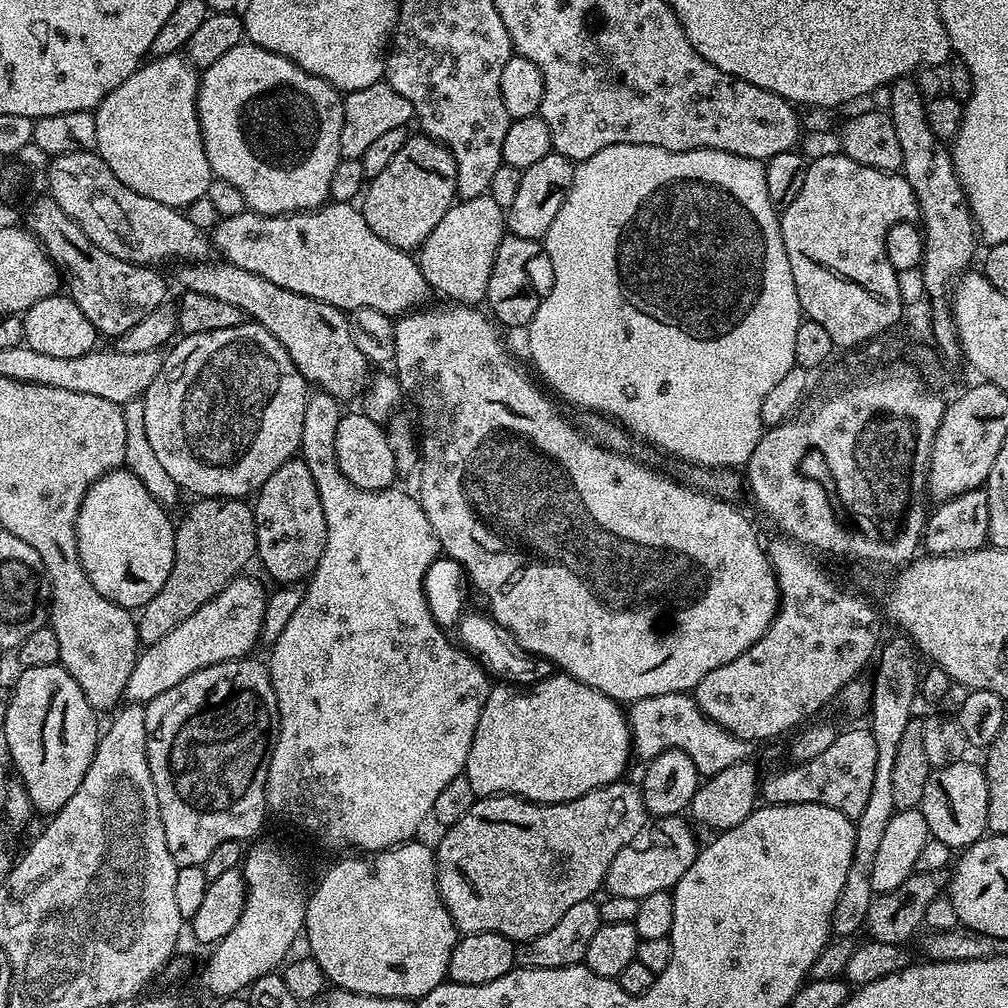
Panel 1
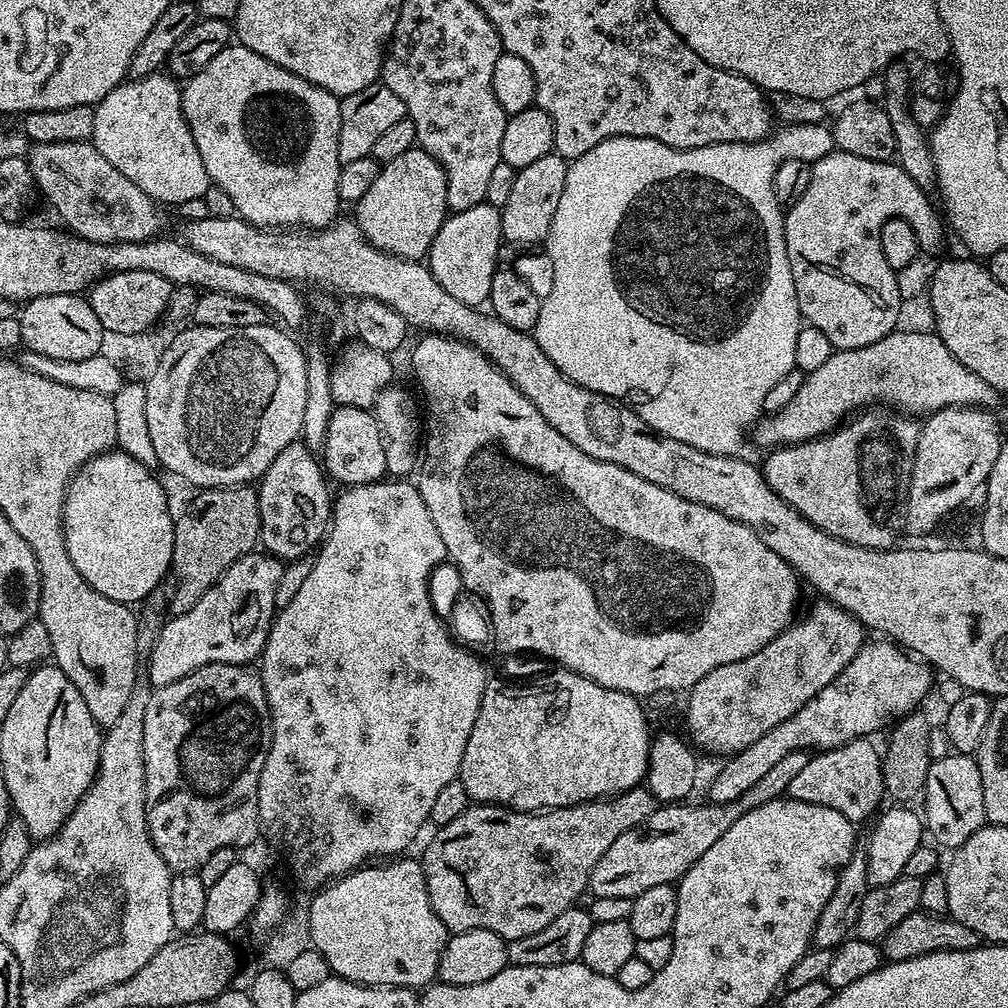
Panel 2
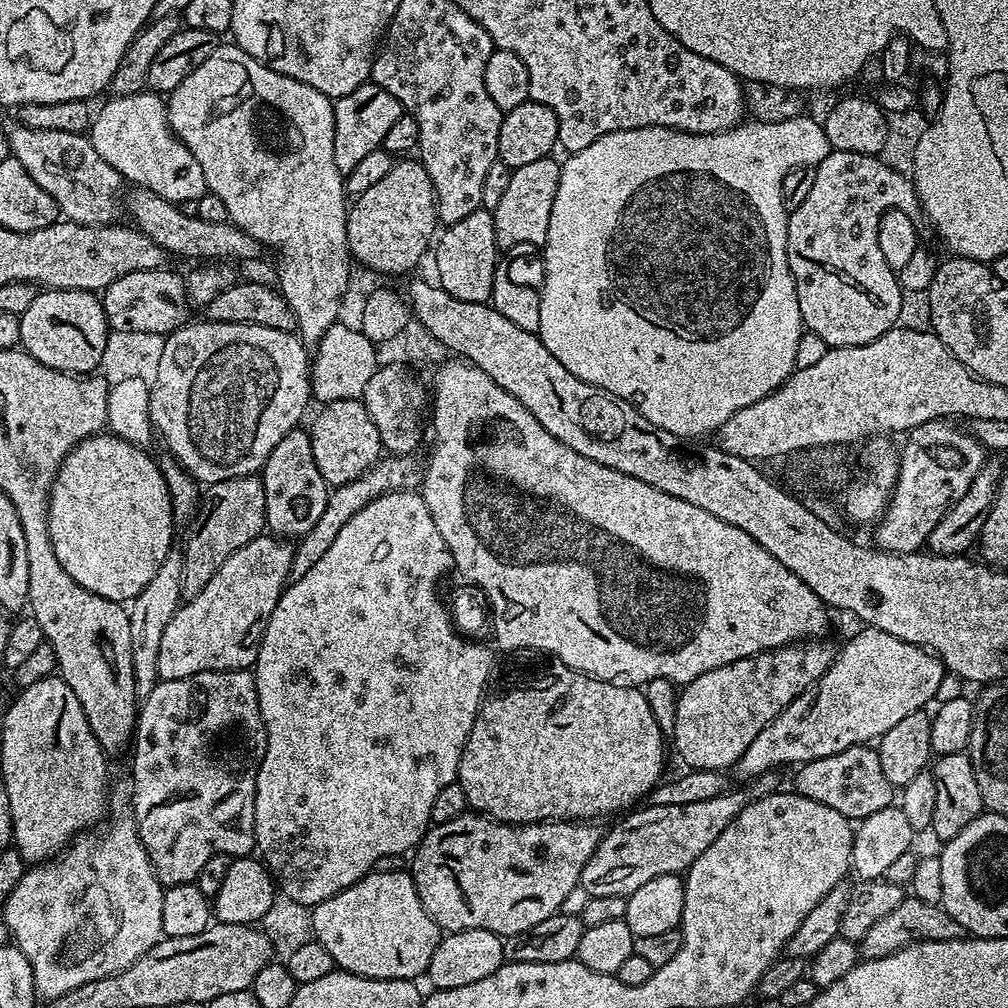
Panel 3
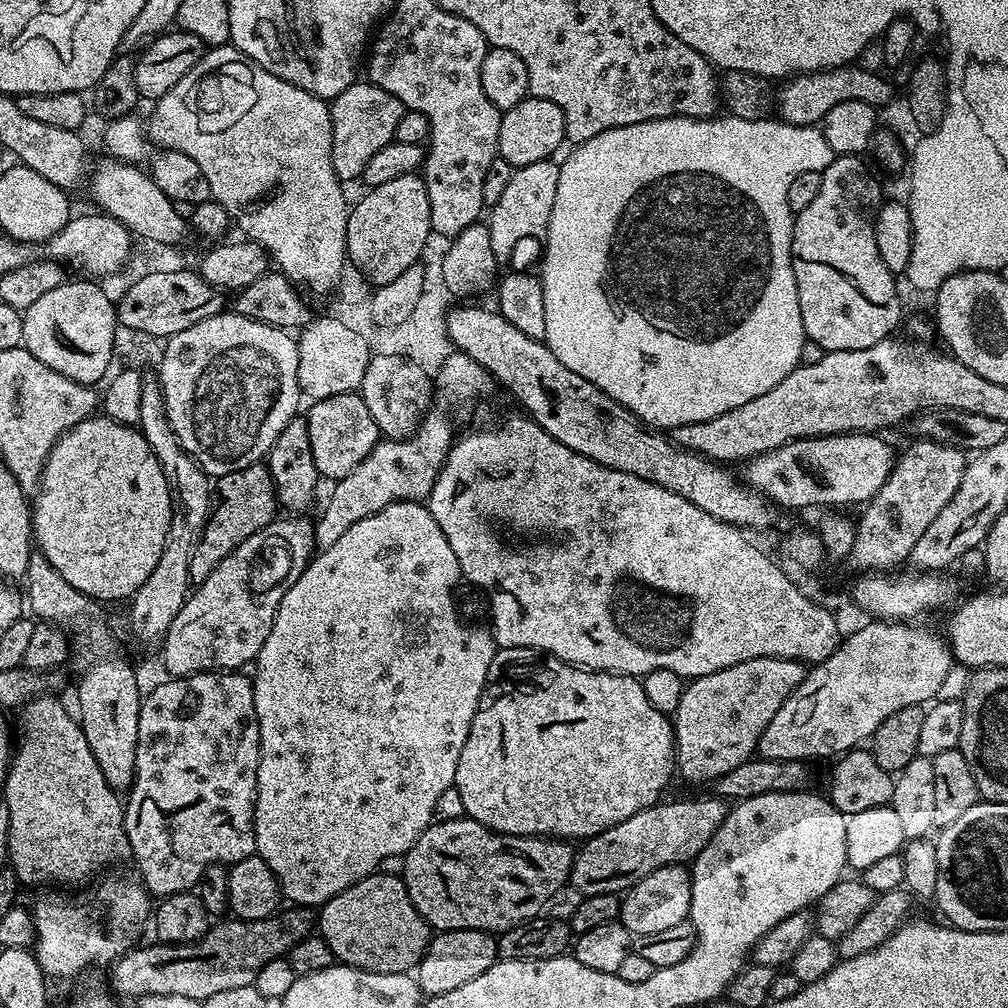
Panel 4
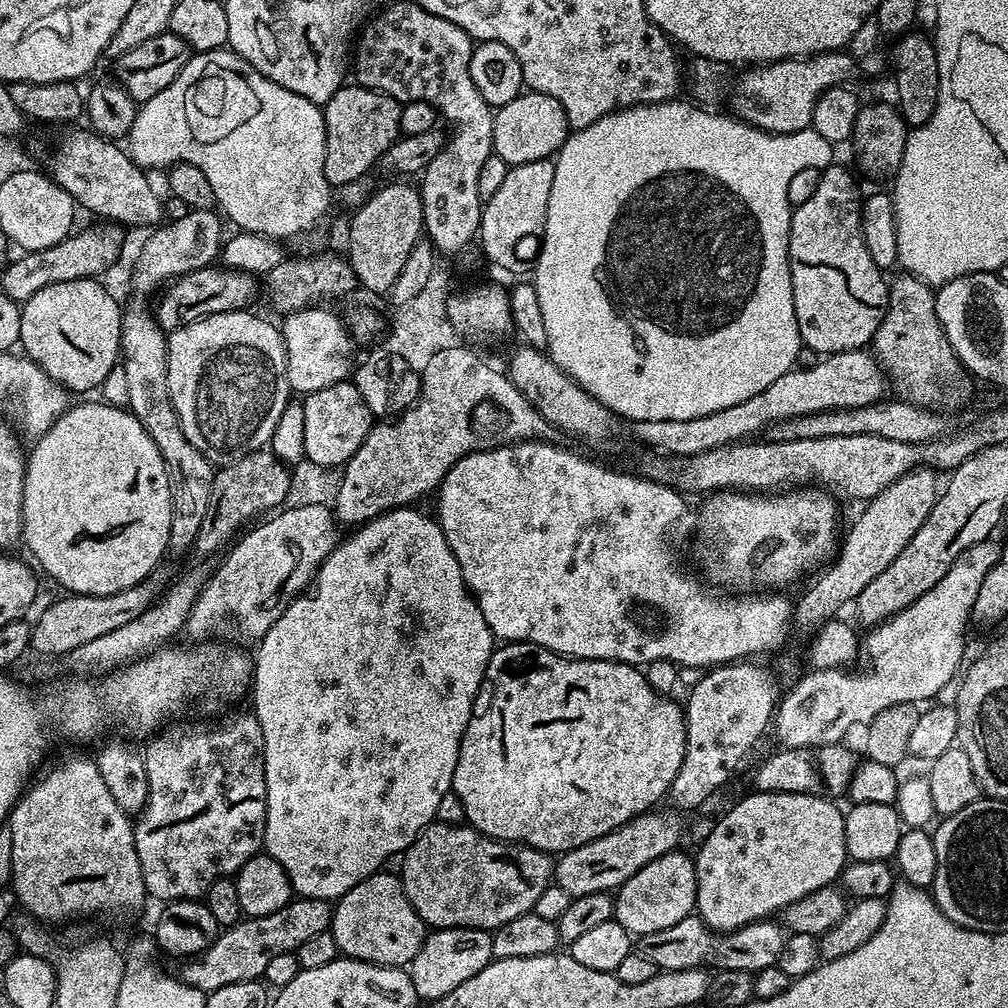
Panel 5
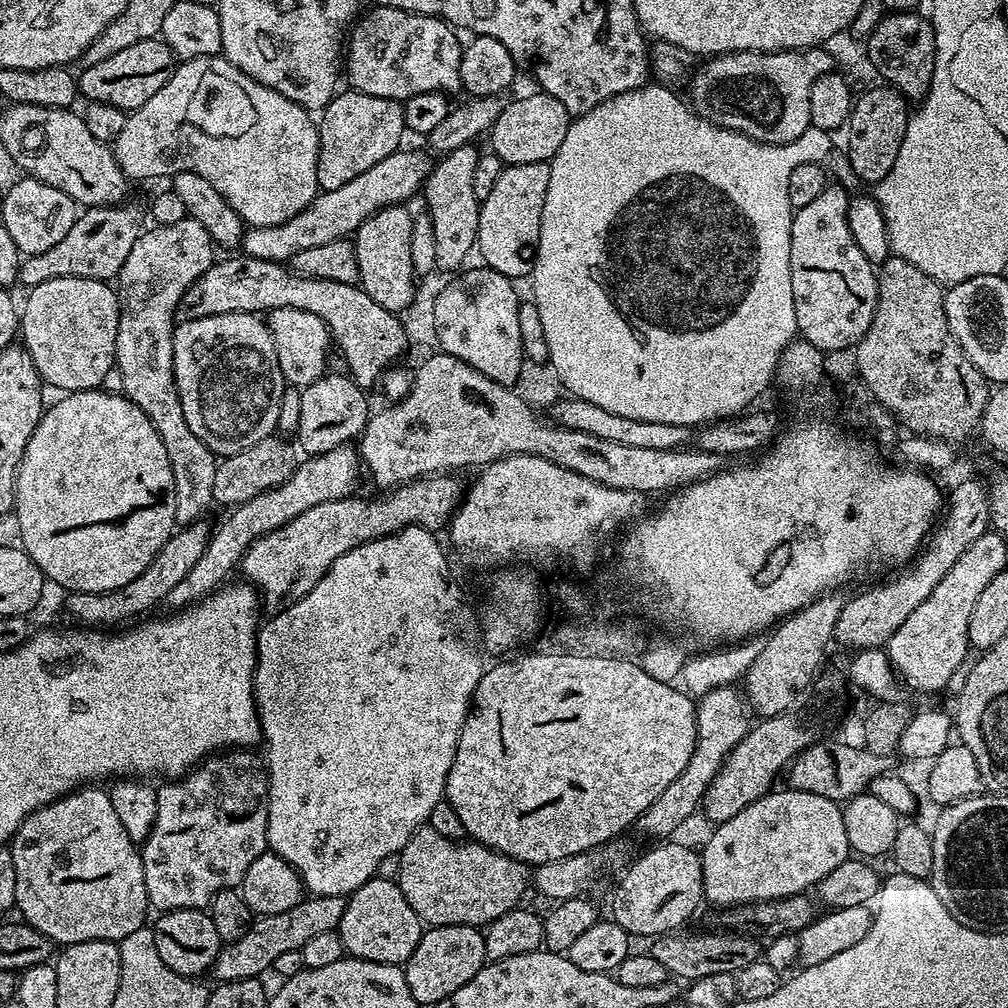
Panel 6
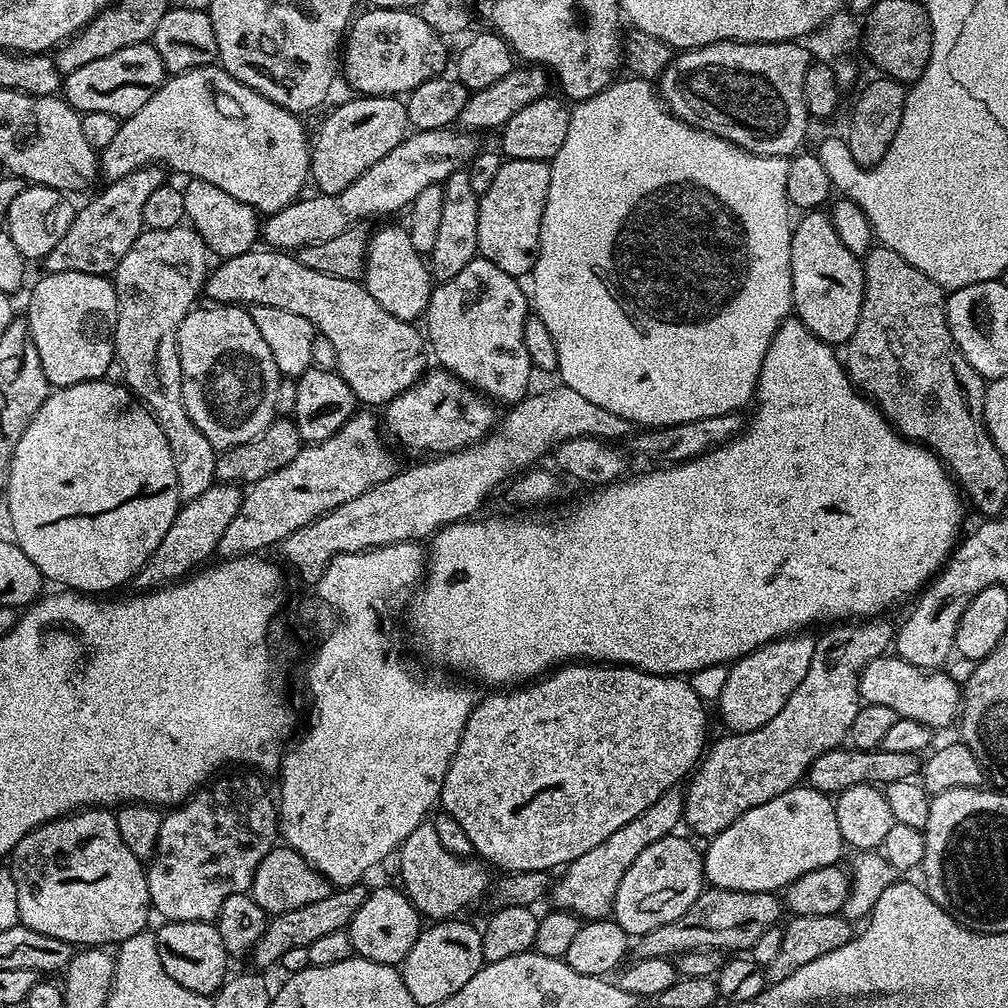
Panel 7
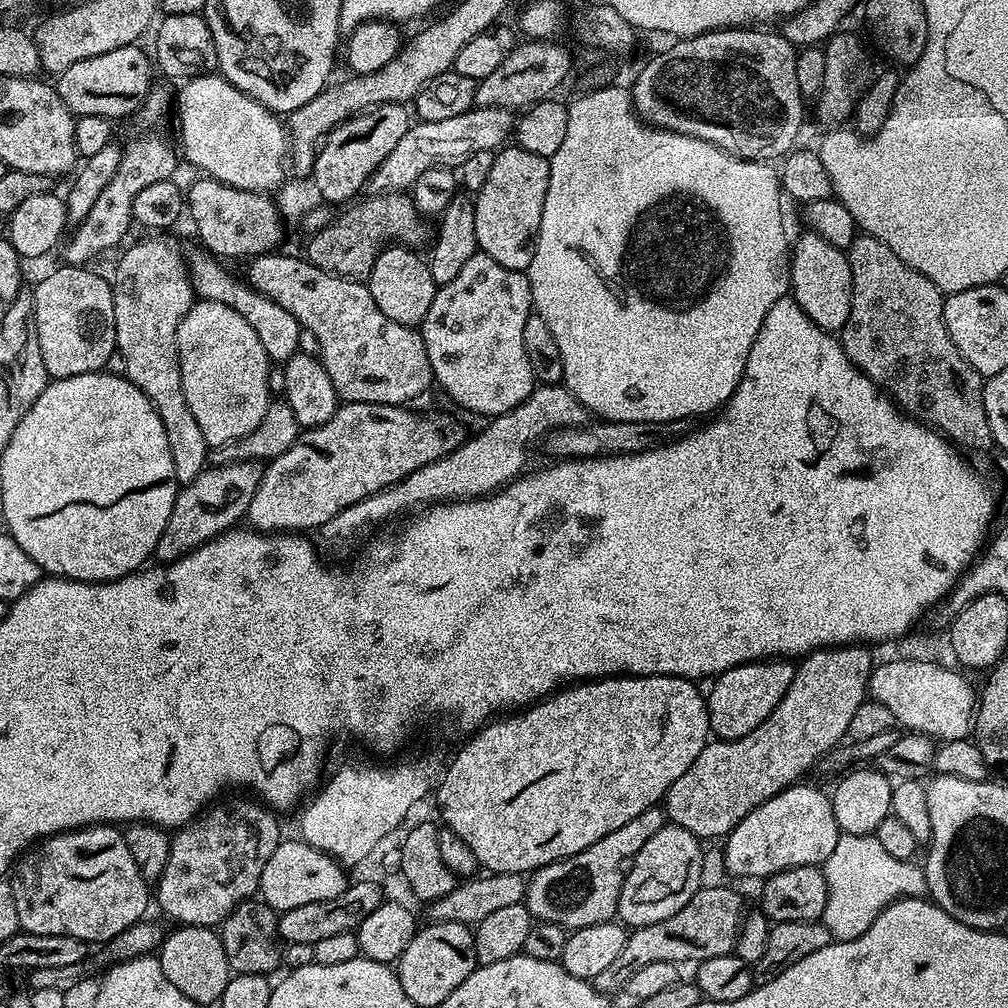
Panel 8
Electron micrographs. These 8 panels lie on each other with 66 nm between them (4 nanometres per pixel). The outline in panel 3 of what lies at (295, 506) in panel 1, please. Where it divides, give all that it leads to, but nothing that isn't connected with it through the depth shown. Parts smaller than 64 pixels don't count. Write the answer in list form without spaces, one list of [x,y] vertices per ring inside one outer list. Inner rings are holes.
[[[298,426],[270,450],[270,458],[262,469],[264,493],[266,494],[267,531],[277,538],[299,538],[304,536],[318,518],[322,518],[322,510],[326,510],[330,485],[318,474],[318,466],[314,462],[314,446],[312,437],[303,427]]]

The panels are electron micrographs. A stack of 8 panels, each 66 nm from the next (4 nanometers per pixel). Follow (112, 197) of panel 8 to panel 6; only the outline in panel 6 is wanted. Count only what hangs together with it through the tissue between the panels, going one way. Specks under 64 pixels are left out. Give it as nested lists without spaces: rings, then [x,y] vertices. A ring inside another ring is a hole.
[[[121,202],[106,207],[87,207],[81,211],[68,234],[60,242],[20,261],[19,283],[25,289],[50,282],[50,278],[90,277],[105,282],[115,279],[143,231],[142,212],[138,205]]]

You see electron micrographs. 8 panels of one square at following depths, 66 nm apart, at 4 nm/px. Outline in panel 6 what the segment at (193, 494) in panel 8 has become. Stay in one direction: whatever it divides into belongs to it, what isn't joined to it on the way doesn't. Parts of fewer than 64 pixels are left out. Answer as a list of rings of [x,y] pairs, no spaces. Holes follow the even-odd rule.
[[[201,518],[192,524],[177,527],[162,550],[154,554],[154,562],[150,562],[150,566],[146,566],[146,570],[138,574],[134,582],[126,582],[126,586],[118,586],[118,590],[109,592],[68,592],[64,600],[65,610],[76,619],[73,621],[87,622],[92,626],[112,626],[108,624],[120,624],[123,620],[135,621],[148,614],[143,612],[150,611],[155,604],[163,605],[166,594],[170,594],[170,590],[174,590],[174,586],[178,586],[178,582],[182,582],[186,574],[190,574],[191,568],[198,563],[198,558],[202,558],[210,535],[210,524],[208,528],[206,521],[207,519]]]

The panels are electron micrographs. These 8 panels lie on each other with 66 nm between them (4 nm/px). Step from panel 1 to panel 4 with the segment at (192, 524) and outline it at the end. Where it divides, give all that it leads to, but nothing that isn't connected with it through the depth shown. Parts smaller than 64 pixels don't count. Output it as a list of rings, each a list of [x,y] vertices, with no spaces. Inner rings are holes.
[[[267,463],[251,464],[242,470],[234,470],[225,476],[217,476],[212,490],[212,504],[208,507],[208,517],[198,538],[198,546],[194,546],[194,554],[190,554],[190,578],[193,585],[201,584],[250,534],[258,534],[271,524],[278,516],[278,497],[276,487]]]

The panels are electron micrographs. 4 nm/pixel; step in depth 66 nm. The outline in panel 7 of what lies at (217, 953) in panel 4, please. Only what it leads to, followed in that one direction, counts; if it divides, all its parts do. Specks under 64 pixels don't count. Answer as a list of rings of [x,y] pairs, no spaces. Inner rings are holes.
[[[360,886],[351,888],[336,888],[326,898],[321,898],[319,902],[310,902],[310,906],[298,906],[298,910],[286,910],[286,914],[278,914],[271,917],[258,942],[252,948],[250,960],[257,964],[255,967],[268,968],[275,965],[286,954],[286,950],[295,948],[308,948],[310,942],[322,938],[325,934],[334,934],[334,930],[345,930],[348,923],[358,914],[358,908],[362,906],[366,892]]]

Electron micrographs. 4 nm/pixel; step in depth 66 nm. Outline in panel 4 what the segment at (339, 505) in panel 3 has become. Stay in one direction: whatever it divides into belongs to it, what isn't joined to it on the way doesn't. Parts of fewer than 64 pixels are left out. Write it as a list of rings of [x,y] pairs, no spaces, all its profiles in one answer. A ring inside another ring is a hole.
[[[453,350],[435,372],[434,403],[424,412],[416,431],[405,440],[385,439],[376,444],[374,450],[370,450],[370,454],[366,454],[366,458],[362,458],[362,462],[358,462],[358,466],[354,466],[354,470],[350,470],[350,474],[346,474],[346,478],[335,481],[331,485],[332,497],[325,502],[320,517],[315,517],[314,520],[315,547],[321,549],[334,546],[334,542],[338,542],[338,538],[342,538],[342,534],[346,534],[346,530],[350,530],[350,526],[354,526],[354,522],[362,522],[362,518],[370,518],[370,514],[374,514],[394,502],[402,502],[403,500],[427,501],[430,490],[436,481],[436,475],[444,465],[448,450],[454,443],[452,419],[463,408],[468,408],[471,404],[478,403],[483,396],[490,395],[492,388],[494,389],[492,375],[485,368],[478,366],[478,362],[474,362],[474,358],[470,358],[465,352]]]

